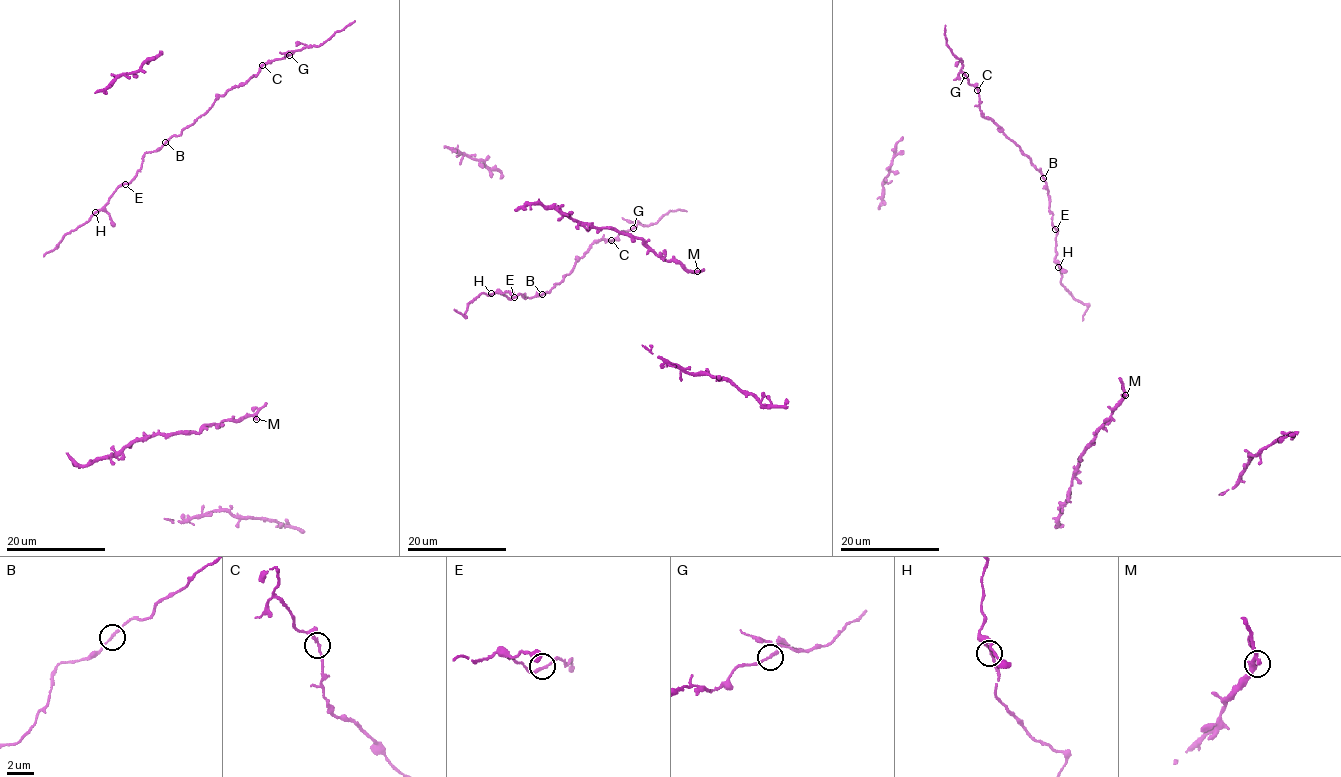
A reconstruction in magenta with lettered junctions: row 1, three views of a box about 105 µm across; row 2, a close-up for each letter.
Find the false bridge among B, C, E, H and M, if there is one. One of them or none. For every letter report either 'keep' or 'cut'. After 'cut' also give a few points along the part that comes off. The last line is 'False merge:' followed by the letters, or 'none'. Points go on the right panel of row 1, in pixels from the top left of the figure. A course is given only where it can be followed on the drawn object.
B: keep
C: keep
E: keep
H: keep
M: keep
False merge: none

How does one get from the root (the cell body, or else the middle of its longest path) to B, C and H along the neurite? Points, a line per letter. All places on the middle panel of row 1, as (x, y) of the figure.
B: (454, 309), (464, 316), (468, 304), (477, 296), (498, 291), (510, 298), (542, 294)
C: (454, 309), (464, 316), (477, 296), (498, 291), (510, 298), (538, 296), (570, 273), (595, 242), (611, 241)
H: (454, 309), (464, 316), (468, 304), (479, 295), (491, 293)

